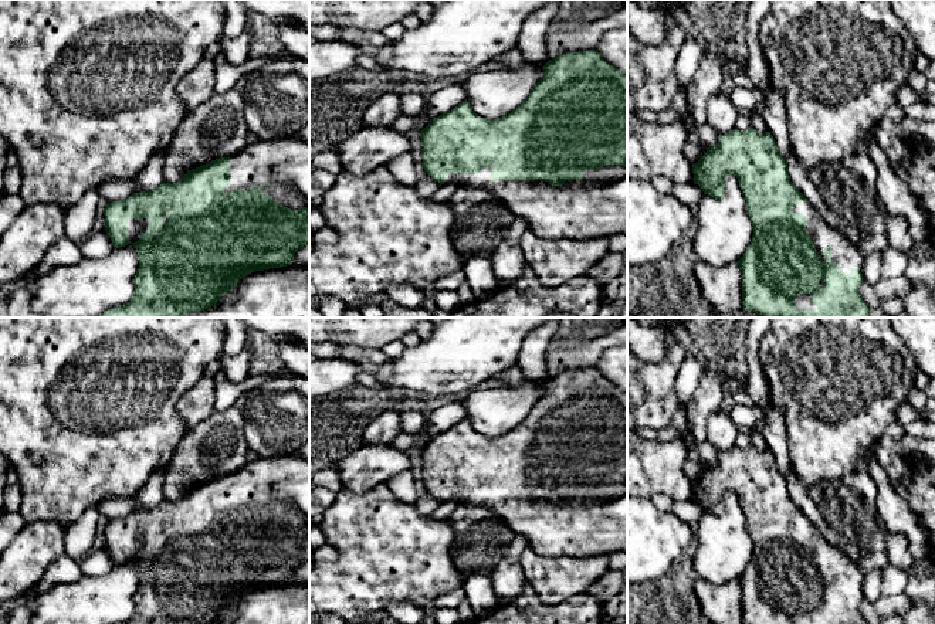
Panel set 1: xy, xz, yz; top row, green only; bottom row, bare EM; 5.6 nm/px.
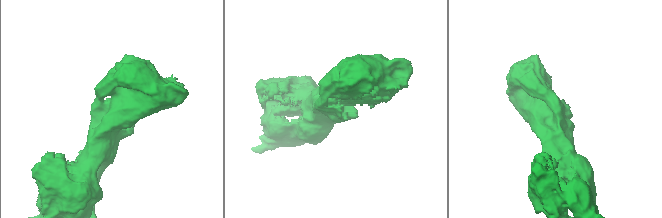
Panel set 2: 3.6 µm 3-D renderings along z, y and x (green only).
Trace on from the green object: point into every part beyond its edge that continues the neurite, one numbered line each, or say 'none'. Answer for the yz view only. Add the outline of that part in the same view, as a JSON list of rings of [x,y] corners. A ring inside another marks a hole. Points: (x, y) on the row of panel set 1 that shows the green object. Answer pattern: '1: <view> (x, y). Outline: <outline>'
1: yz (844, 253). Outline: [[[809,201],[799,203],[793,213],[806,216],[806,234],[812,238],[814,248],[819,252],[819,262],[824,262],[824,248],[831,247],[831,261],[850,274],[853,268],[858,268],[863,274],[864,255],[861,245],[854,244],[848,237],[829,225],[820,216],[819,210]]]

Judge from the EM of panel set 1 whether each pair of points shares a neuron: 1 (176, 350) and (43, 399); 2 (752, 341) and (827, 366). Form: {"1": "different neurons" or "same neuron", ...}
{"1": "same neuron", "2": "different neurons"}

